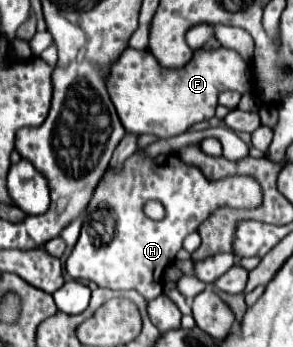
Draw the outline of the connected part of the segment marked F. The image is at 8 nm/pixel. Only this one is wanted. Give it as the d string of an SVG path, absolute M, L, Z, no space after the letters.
M127 47L119 59L111 65L109 69L109 77L107 77L107 91L109 97L117 109L117 115L125 127L127 133L153 133L161 139L173 137L173 135L181 135L185 133L191 125L211 119L215 115L215 107L217 107L217 97L223 91L239 91L239 93L249 93L253 87L253 77L251 77L251 69L245 63L245 59L241 59L241 55L237 51L231 49L197 49L191 57L191 61L183 67L163 67L153 53L149 53L149 49L137 51Z

